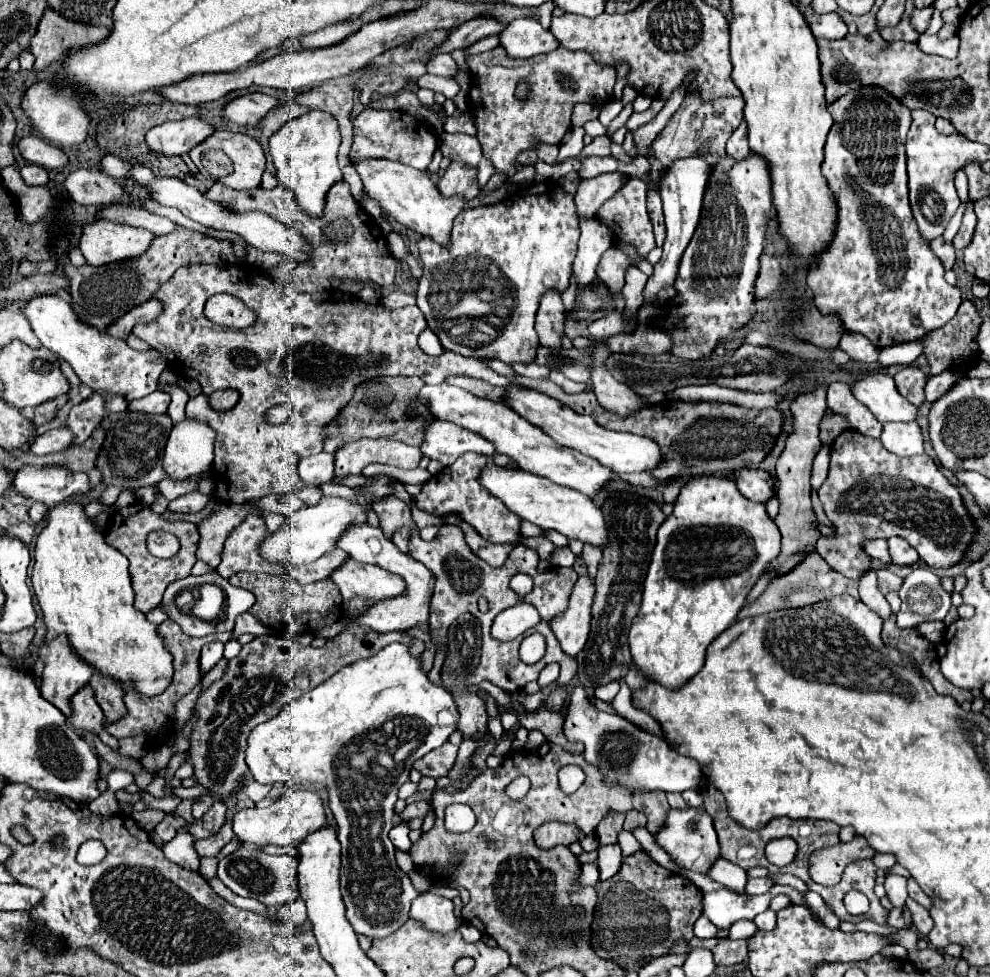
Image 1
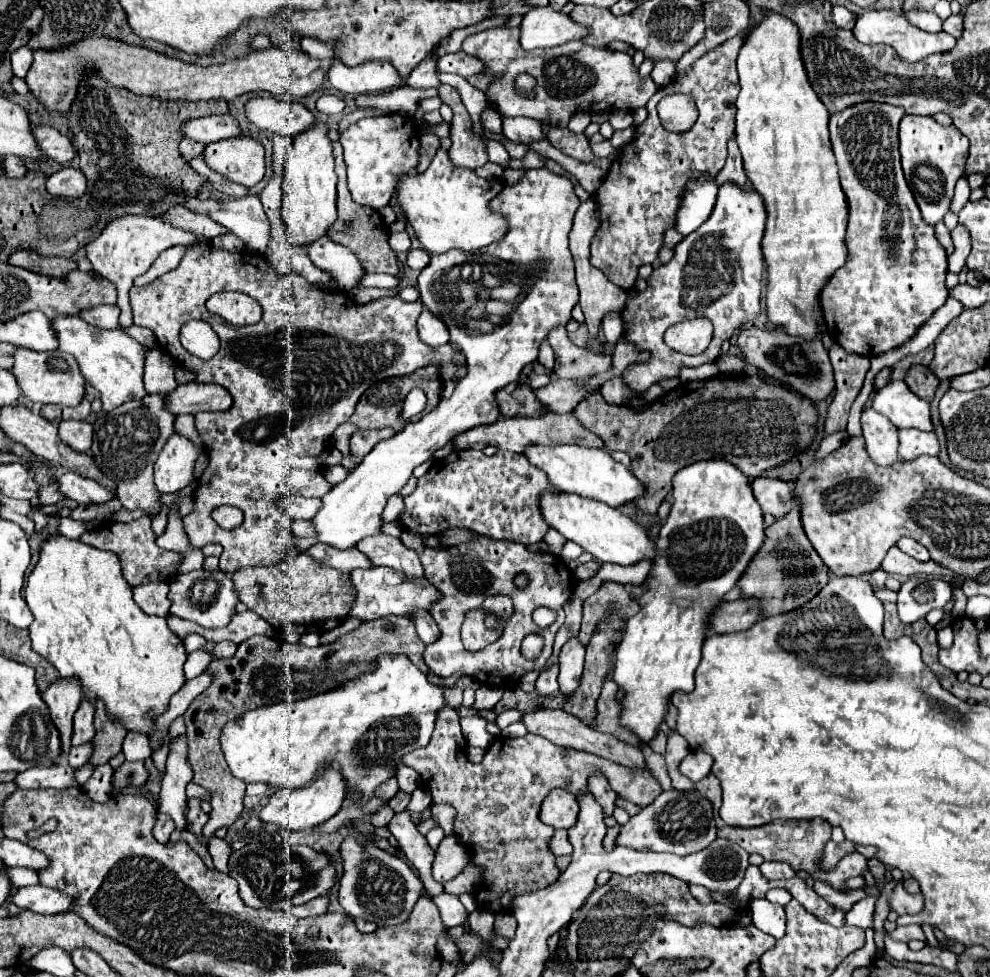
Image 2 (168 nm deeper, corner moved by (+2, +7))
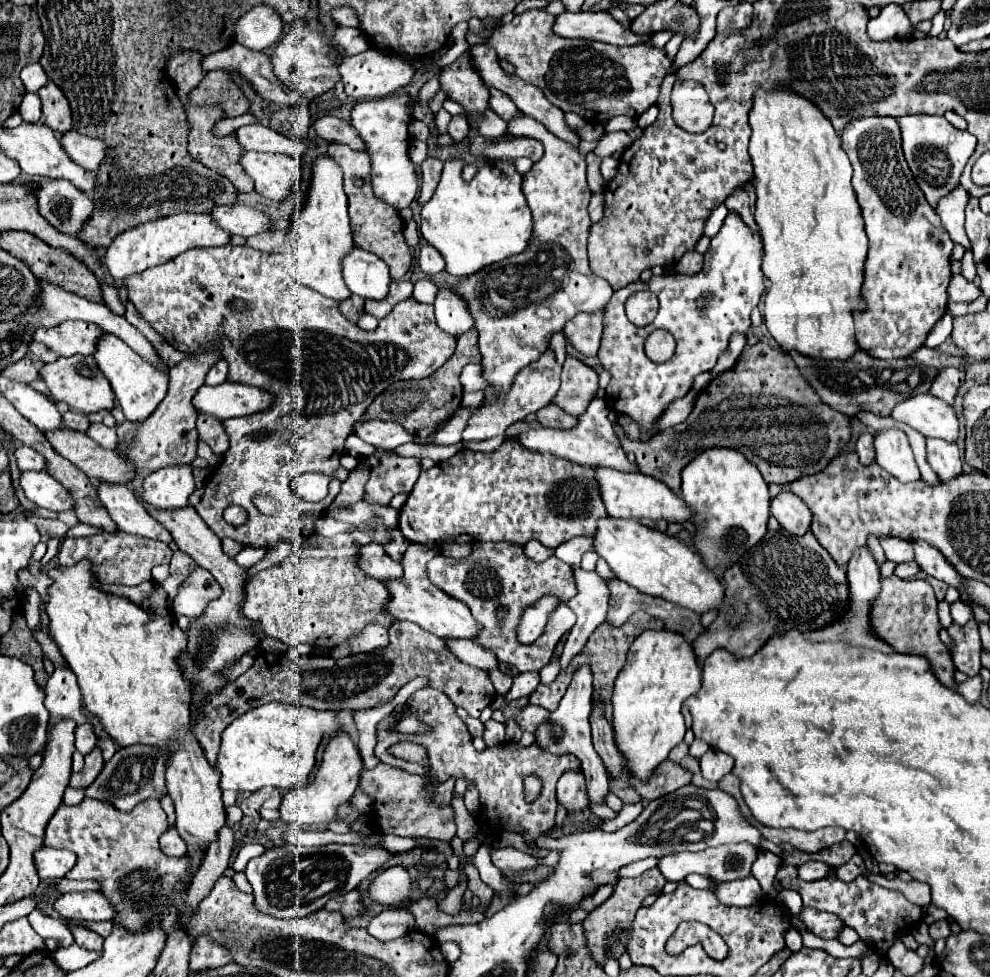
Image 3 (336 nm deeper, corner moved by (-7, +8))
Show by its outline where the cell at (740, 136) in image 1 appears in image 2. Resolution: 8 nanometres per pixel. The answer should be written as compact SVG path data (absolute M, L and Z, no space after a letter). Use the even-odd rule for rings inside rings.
M735 138L729 140L729 158L727 158L725 168L717 176L717 186L727 184L727 182L737 184L739 188L747 190L747 178L745 178L745 172L743 172L743 160L741 160L741 152L737 148Z

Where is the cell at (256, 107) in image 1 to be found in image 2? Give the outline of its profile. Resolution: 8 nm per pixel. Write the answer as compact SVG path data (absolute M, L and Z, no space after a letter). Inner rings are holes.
M253 98L245 106L247 118L261 130L285 134L289 138L315 126L317 118L301 104L289 104L277 98Z

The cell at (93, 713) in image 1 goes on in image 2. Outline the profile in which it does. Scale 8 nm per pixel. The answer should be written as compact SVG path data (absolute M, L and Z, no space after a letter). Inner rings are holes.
M83 700L79 710L75 712L75 724L73 724L73 746L81 746L93 740L95 728L93 728L93 704Z

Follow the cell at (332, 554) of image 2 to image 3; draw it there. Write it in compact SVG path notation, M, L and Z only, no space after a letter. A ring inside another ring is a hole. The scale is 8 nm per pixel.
M364 545L364 547L360 547L360 553L358 553L358 567L366 573L366 575L370 575L370 577L374 577L374 579L378 579L378 581L382 581L382 579L392 579L392 577L398 577L398 575L402 575L402 565L398 563L398 561L394 561L382 547L378 547L378 545Z

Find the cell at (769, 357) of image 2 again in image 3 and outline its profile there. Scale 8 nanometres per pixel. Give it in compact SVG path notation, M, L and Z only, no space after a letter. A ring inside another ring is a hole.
M798 351L788 353L800 375L808 381L808 385L818 393L818 397L834 407L836 411L842 411L848 417L854 417L858 411L870 411L880 417L888 417L894 403L900 403L902 399L910 399L910 395L916 393L928 393L930 383L938 369L926 367L914 359L876 359L866 355L864 351L858 351L858 355L852 355L846 361L828 361L818 357L808 357Z

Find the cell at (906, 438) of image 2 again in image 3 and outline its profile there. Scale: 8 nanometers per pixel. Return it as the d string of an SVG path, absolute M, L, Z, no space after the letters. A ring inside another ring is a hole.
M926 437L926 461L944 481L962 473L962 461L956 443Z

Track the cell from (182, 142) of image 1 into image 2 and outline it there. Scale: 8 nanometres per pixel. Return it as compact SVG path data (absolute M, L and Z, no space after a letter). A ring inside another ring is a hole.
M231 114L205 116L199 120L189 120L187 124L183 124L181 132L183 132L183 136L189 136L191 140L205 142L205 144L245 136L239 128L239 122Z

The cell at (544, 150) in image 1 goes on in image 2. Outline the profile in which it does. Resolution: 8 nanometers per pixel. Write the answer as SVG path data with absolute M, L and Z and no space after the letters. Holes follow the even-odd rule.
M501 116L501 120L503 120L503 134L515 144L531 144L535 140L545 138L539 120L513 118L513 116Z

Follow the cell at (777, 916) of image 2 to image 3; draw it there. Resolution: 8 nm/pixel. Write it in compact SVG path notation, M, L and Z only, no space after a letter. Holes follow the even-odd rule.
M792 923L788 925L788 929L784 931L784 939L786 939L786 947L790 951L798 951L802 947L802 933L800 929L796 929Z

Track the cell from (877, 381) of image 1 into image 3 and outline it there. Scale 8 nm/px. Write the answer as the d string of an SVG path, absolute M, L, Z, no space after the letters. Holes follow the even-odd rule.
M920 393L892 409L892 419L910 425L926 437L940 437L946 441L956 441L958 437L958 419L952 405L942 403L940 399Z

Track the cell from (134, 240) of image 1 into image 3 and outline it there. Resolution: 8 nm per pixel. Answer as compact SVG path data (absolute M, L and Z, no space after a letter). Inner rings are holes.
M196 213L168 215L162 219L154 219L150 223L130 227L124 233L116 235L104 253L104 267L114 277L116 283L122 283L126 277L142 273L160 263L166 263L192 247L220 247L226 245L228 239L230 235L220 227L216 227L208 215L196 215Z

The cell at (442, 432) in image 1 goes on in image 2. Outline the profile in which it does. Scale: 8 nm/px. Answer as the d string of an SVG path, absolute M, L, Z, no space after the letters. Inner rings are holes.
M573 412L567 414L545 414L539 418L505 418L501 416L501 420L497 420L495 424L489 426L477 426L471 428L463 434L457 434L455 438L455 448L457 450L483 450L485 446L495 446L499 450L509 450L515 454L523 454L525 448L529 448L529 444L541 444L541 446L557 446L557 444L577 444L577 446L585 446L585 448L603 448L603 440L589 432L575 416Z

